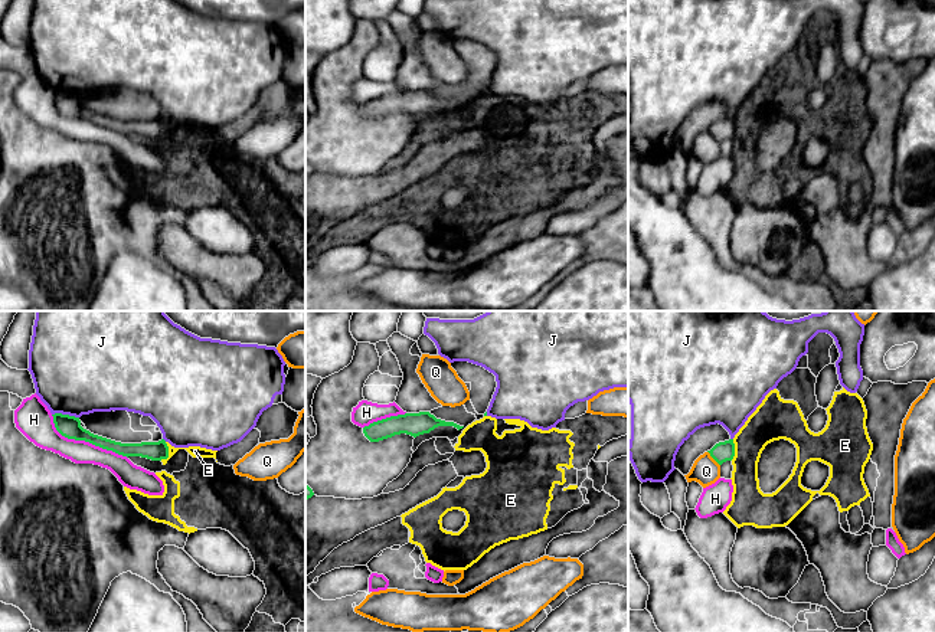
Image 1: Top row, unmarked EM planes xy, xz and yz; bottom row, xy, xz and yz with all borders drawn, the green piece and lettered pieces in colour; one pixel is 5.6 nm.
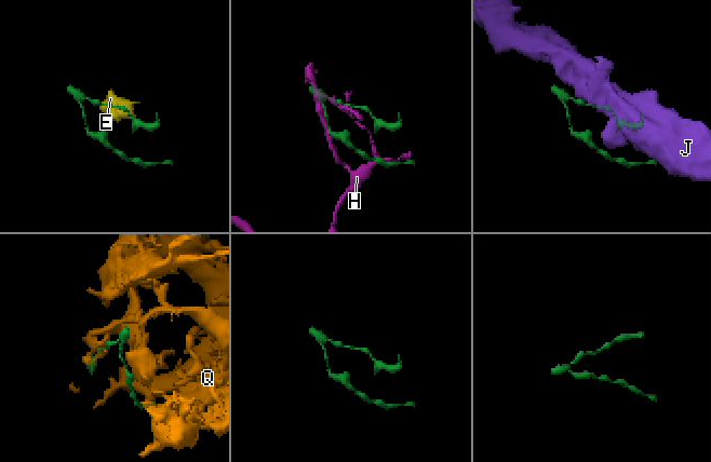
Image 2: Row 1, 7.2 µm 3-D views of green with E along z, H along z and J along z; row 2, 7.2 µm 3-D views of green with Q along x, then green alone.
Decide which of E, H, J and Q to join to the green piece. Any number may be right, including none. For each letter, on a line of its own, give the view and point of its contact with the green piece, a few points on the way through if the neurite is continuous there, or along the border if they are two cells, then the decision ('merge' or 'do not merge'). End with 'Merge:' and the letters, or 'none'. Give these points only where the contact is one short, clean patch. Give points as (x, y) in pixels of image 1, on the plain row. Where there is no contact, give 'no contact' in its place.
E: contact xy (167, 131); border xy (164, 120), (167, 134), (160, 137); do not merge
H: contact xy (85, 118); do not merge
J: contact xy (65, 92); do not merge
Q: contact yz (712, 134); do not merge
Merge: none

